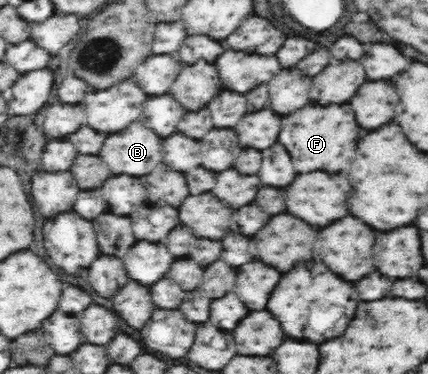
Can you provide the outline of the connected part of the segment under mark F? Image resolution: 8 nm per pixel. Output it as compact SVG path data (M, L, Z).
M344 103L326 107L306 105L286 115L278 141L290 153L296 173L310 173L310 171L336 173L346 169L350 159L354 159L360 137L364 137L364 131L354 121L354 111L350 109L350 105Z

